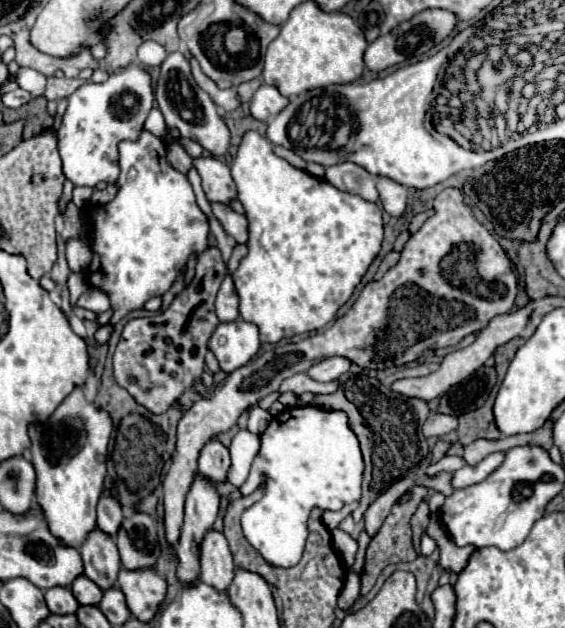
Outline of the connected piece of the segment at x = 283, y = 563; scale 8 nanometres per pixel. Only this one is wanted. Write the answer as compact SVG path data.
M292 407L284 409L276 417L272 417L268 429L260 435L260 453L256 455L250 475L246 483L240 487L242 495L250 495L262 481L262 475L266 475L268 485L264 497L246 509L242 513L242 531L248 539L248 543L270 563L276 567L294 567L300 559L296 559L296 553L300 555L304 549L304 535L306 535L306 521L310 517L312 509L322 511L338 511L344 505L358 501L362 495L362 453L356 435L348 427L348 417L342 411L326 411L318 407Z

